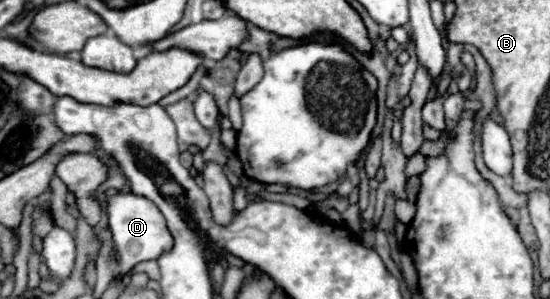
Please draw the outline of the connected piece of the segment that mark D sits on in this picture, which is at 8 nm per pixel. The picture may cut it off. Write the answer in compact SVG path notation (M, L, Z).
M106 189L104 197L112 237L116 249L120 251L120 273L128 273L134 265L142 261L158 259L166 249L170 249L174 239L170 237L170 233L166 233L166 221L150 199L136 193L124 193L120 189Z

